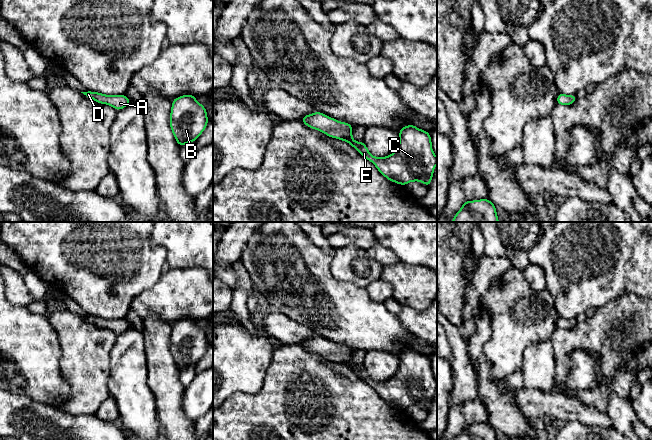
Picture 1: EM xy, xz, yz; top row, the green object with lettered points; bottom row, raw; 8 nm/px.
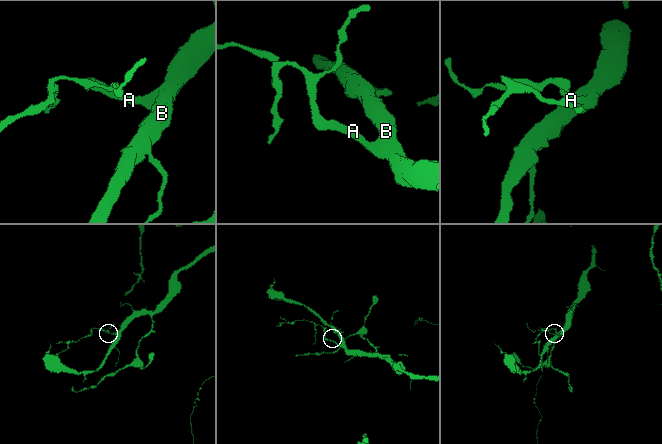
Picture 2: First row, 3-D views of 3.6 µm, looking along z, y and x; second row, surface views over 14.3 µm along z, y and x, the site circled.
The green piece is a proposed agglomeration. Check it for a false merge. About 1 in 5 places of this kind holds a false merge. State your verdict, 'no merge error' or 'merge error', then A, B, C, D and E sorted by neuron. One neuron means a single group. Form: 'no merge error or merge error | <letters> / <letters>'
no merge error | A B C D E

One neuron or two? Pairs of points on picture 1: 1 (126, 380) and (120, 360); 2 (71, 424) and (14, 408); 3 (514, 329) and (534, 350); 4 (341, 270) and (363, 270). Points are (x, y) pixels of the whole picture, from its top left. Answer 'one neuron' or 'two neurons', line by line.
1: one neuron
2: one neuron
3: two neurons
4: one neuron

